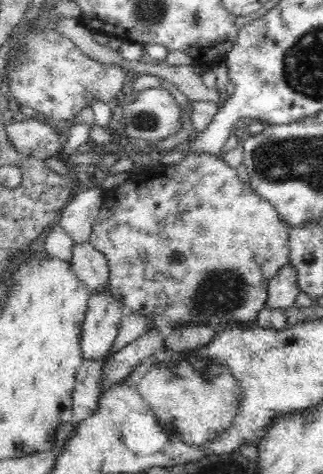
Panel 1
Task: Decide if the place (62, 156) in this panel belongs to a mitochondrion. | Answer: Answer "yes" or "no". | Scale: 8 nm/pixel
no

